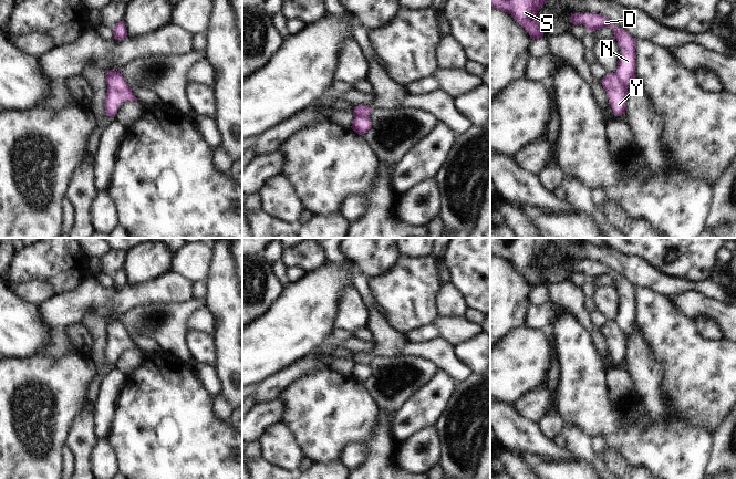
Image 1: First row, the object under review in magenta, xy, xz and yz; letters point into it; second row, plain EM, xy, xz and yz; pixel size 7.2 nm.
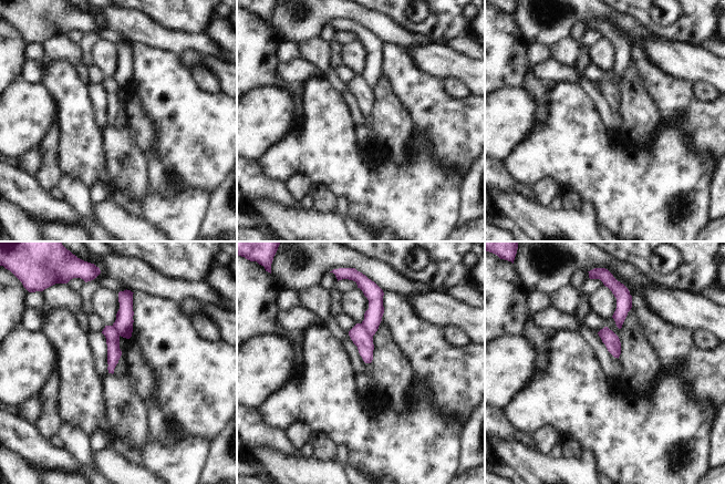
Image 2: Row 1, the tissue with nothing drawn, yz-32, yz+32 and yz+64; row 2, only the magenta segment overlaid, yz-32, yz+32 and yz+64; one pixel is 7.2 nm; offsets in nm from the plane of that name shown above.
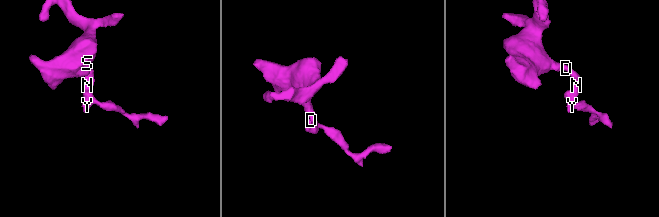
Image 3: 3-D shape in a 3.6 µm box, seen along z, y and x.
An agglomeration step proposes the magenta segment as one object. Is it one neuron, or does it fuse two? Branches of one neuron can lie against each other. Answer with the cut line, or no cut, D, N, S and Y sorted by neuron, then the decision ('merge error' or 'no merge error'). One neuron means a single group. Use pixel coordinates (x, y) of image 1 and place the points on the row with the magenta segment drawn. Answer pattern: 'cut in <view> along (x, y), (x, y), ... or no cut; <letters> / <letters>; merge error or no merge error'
cut in yz along (613, 73), (626, 87); D N S / Y; merge error

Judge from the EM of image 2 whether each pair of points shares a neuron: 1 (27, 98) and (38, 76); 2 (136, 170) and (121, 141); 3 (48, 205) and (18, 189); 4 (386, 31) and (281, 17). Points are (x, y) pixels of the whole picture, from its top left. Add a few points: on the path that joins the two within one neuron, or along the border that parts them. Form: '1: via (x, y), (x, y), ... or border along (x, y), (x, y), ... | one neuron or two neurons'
1: border along (22, 79), (49, 85) | two neurons
2: via (131, 163), (131, 154), (124, 147) | one neuron
3: via (40, 202), (33, 199), (26, 192) | one neuron
4: via (360, 14), (355, 11), (314, 11), (308, 18) | one neuron

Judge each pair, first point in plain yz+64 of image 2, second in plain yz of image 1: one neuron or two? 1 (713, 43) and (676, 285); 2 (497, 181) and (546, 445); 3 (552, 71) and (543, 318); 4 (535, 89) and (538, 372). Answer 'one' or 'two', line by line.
1: one
2: one
3: one
4: two

